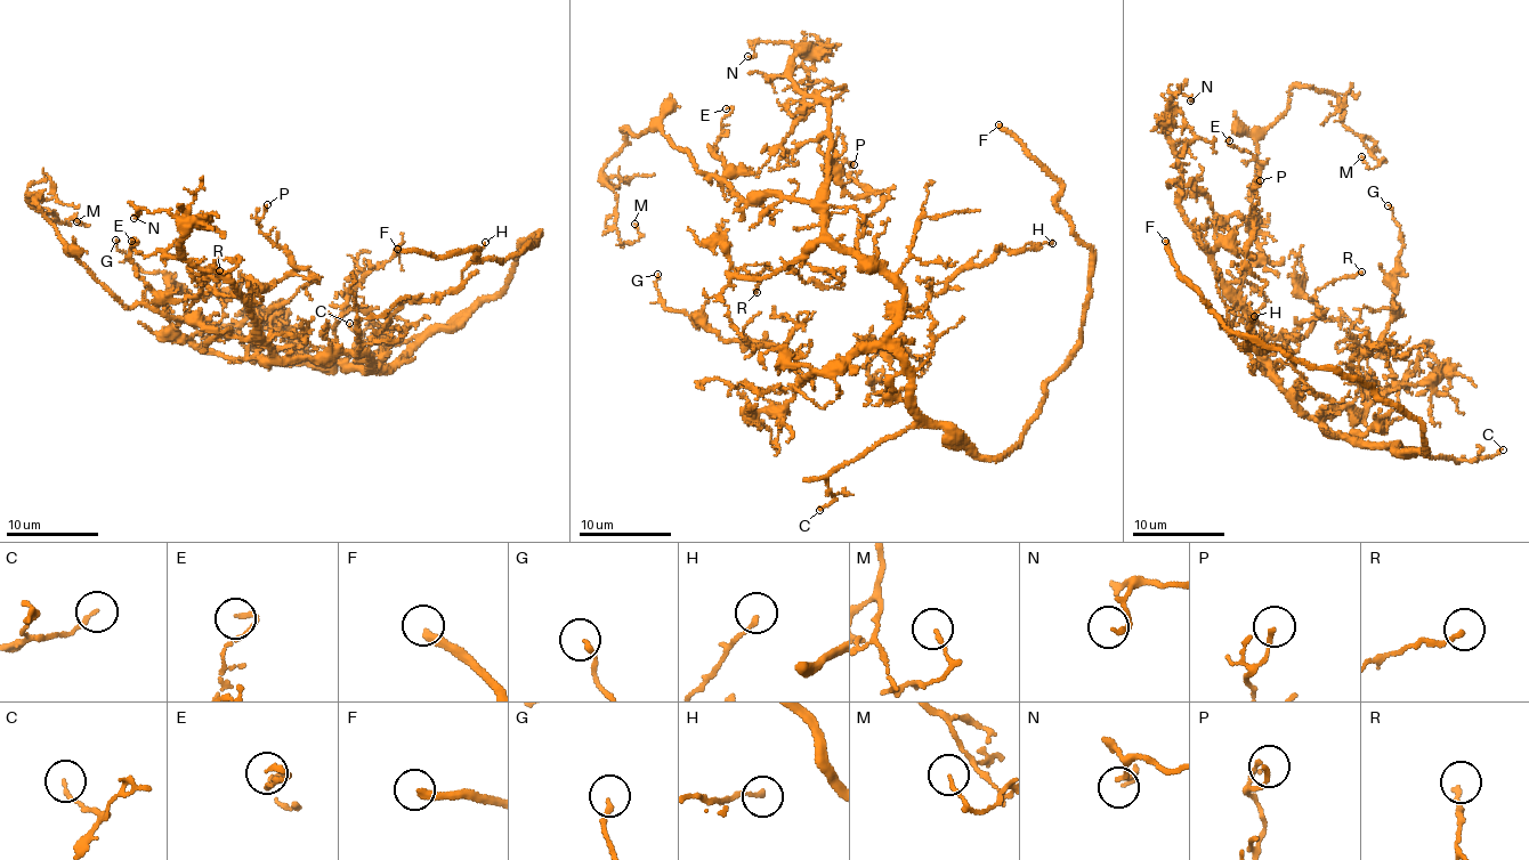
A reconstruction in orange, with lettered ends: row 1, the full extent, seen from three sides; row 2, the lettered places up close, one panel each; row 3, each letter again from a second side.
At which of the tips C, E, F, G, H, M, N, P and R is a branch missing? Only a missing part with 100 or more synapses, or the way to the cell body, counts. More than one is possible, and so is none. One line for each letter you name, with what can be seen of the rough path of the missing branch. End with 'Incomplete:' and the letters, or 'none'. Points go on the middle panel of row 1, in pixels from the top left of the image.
F: missing branch runs (998, 124), (964, 90), (922, 84), (897, 61), (897, 32), (851, 10), (883, 25)
Incomplete: F

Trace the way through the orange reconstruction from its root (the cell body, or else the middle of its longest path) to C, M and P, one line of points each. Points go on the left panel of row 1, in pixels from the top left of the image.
C: (370, 367), (399, 360), (418, 340), (352, 355), (362, 337), (349, 323)
M: (370, 367), (349, 351), (285, 359), (124, 305), (69, 254), (41, 193), (27, 196), (77, 221)
P: (370, 367), (367, 355), (354, 351), (290, 359), (270, 350), (252, 298), (296, 264), (259, 228), (267, 204)

